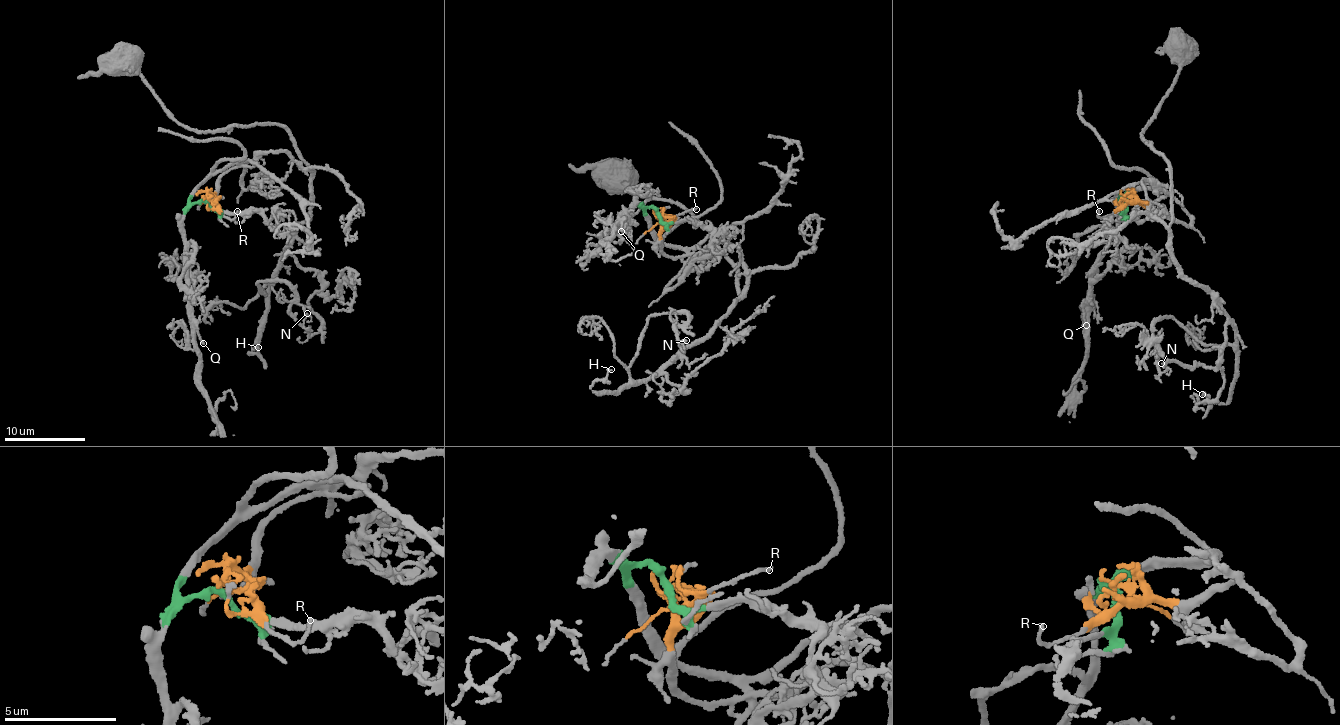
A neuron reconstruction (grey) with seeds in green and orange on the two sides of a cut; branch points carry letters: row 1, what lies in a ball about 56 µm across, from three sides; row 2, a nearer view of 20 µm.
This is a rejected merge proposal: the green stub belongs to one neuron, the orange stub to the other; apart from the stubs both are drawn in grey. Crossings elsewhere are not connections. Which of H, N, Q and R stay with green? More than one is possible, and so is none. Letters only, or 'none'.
Q

